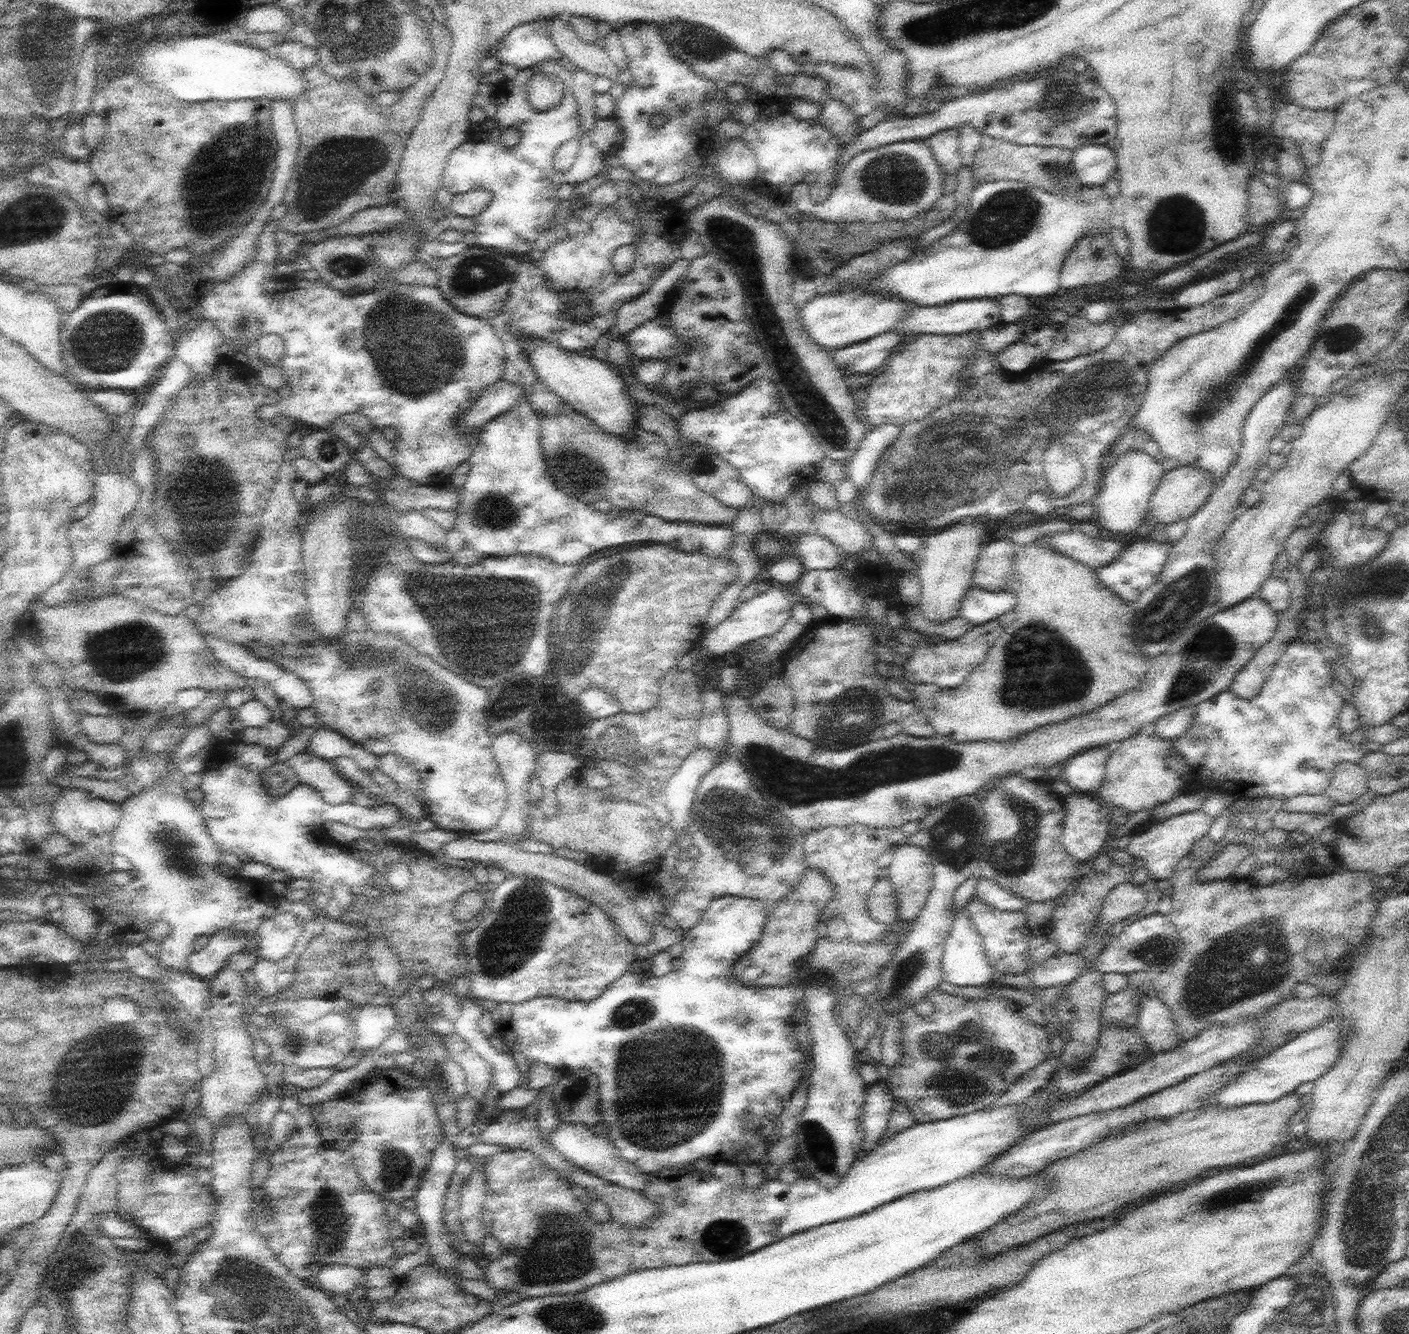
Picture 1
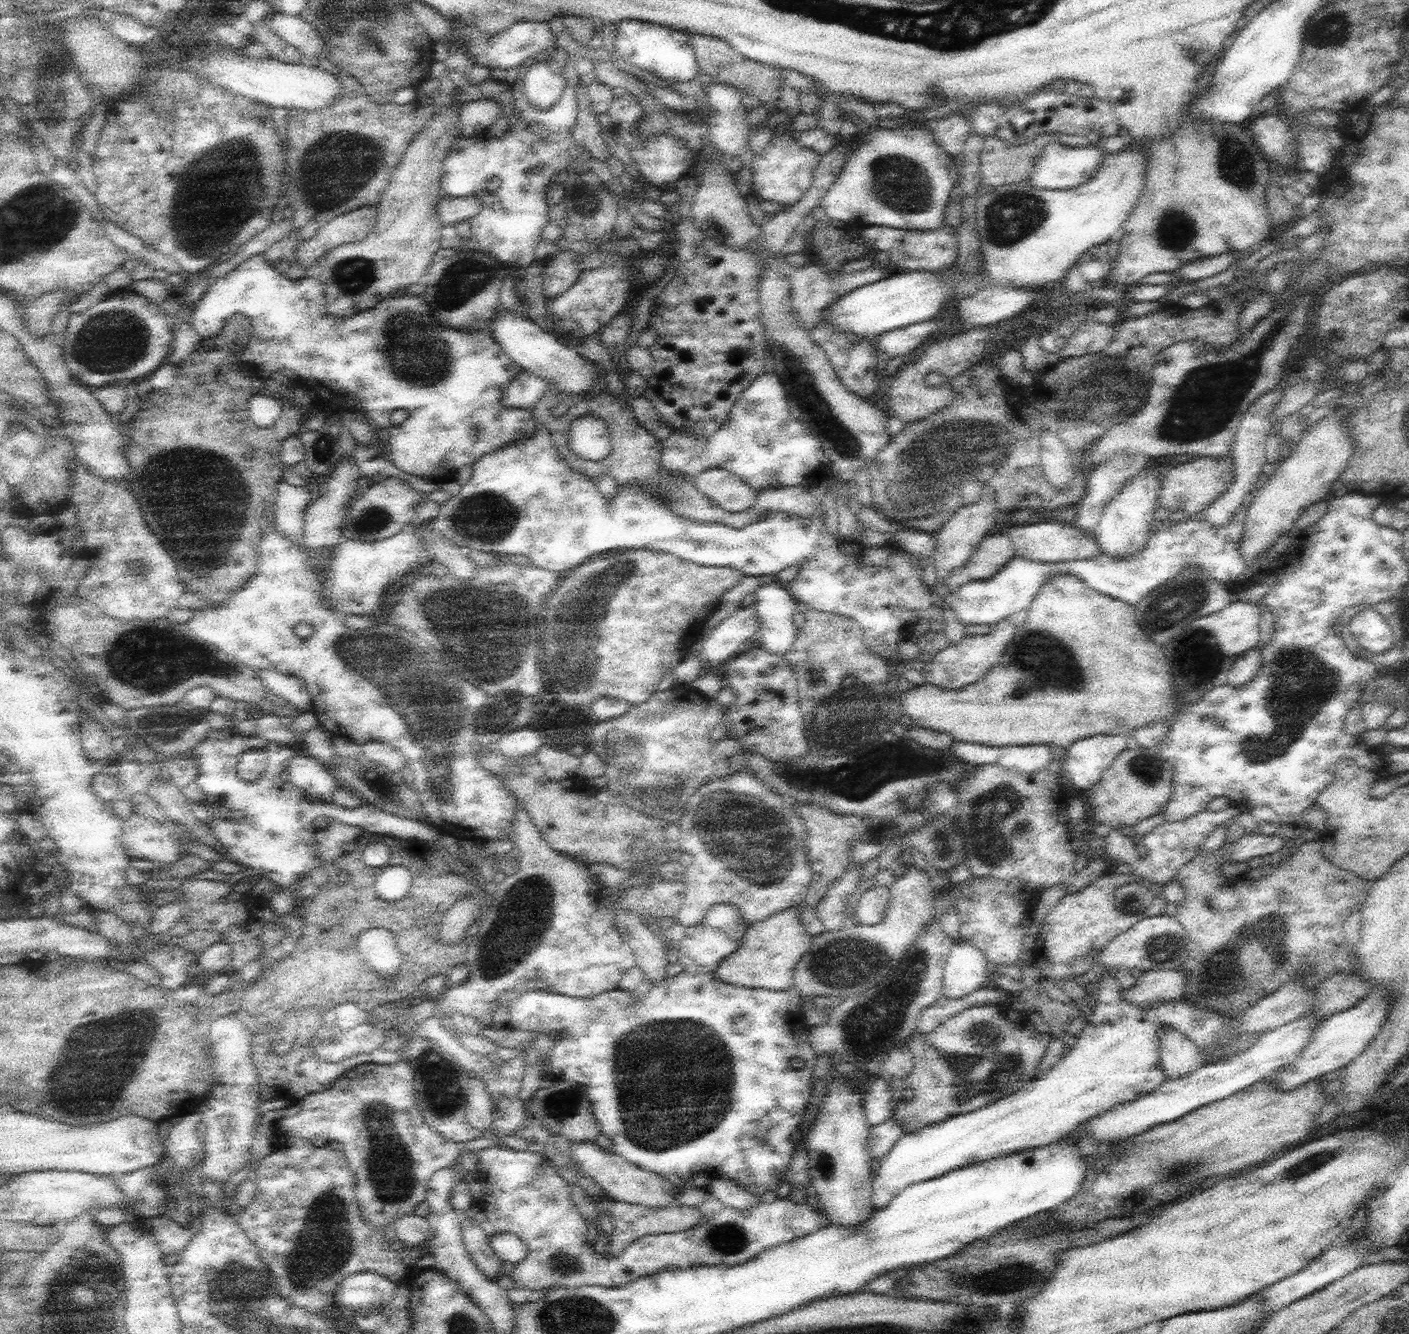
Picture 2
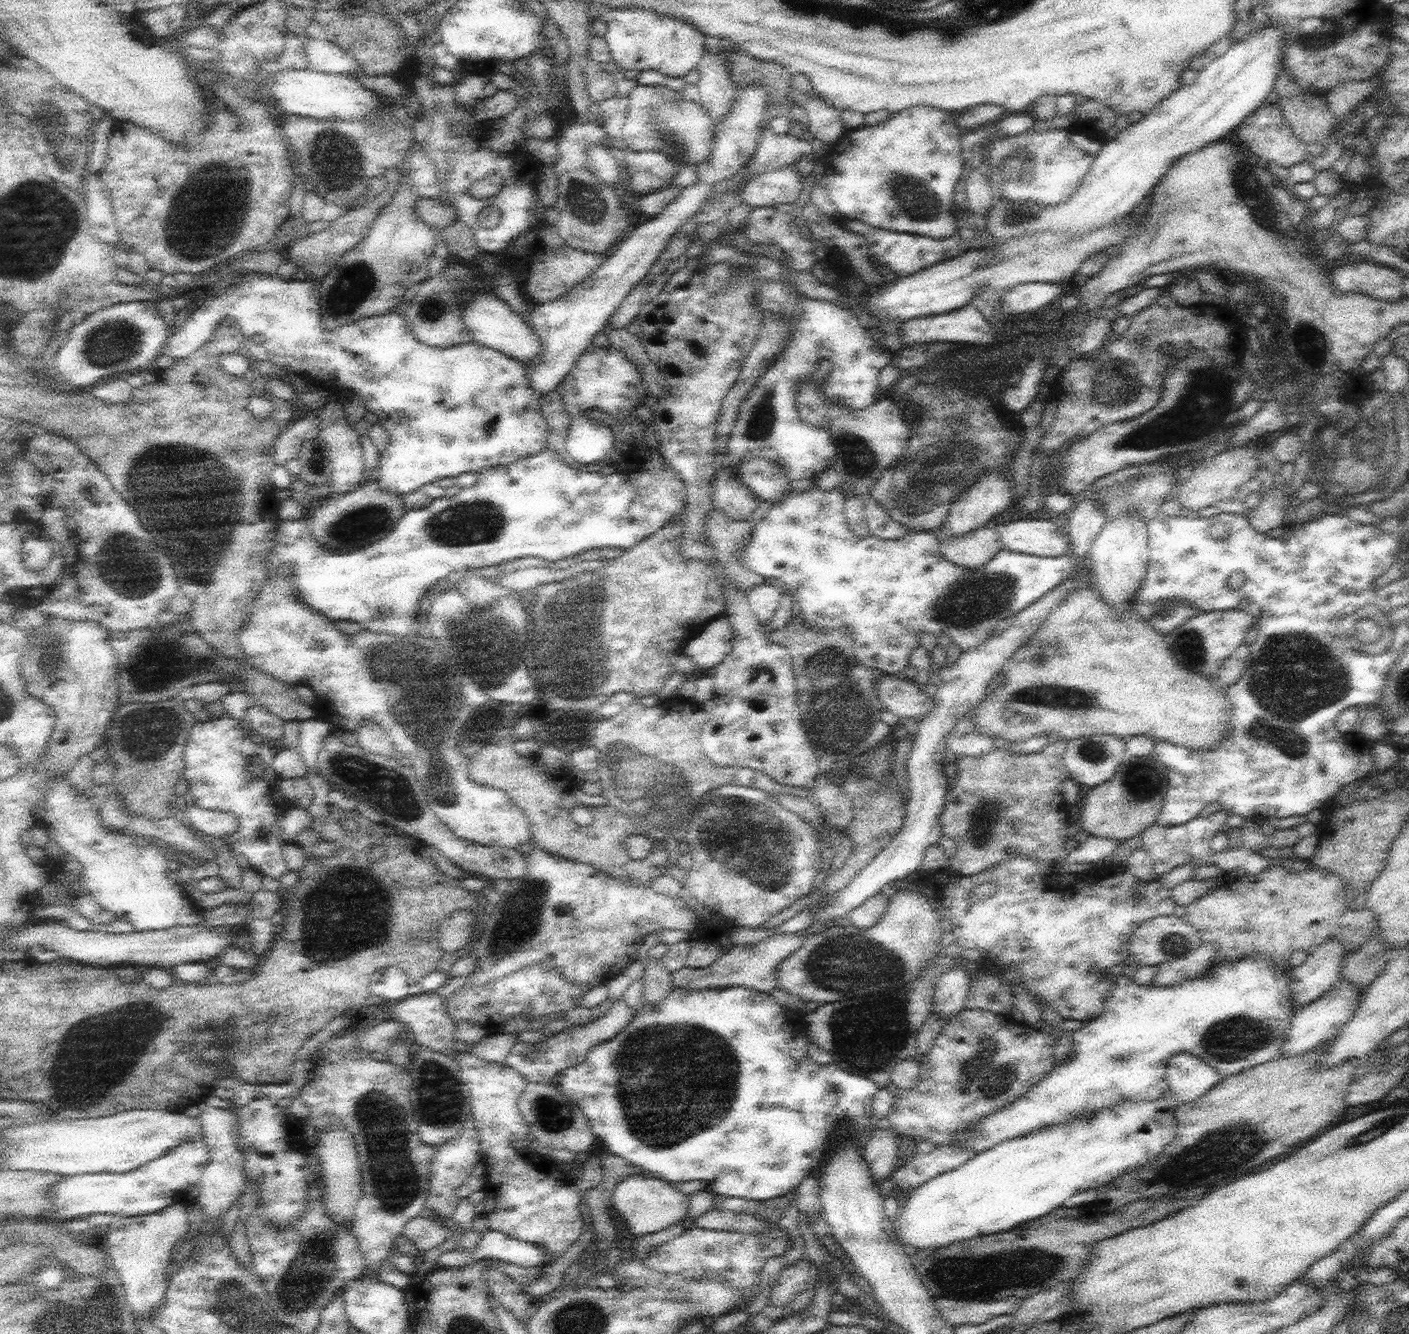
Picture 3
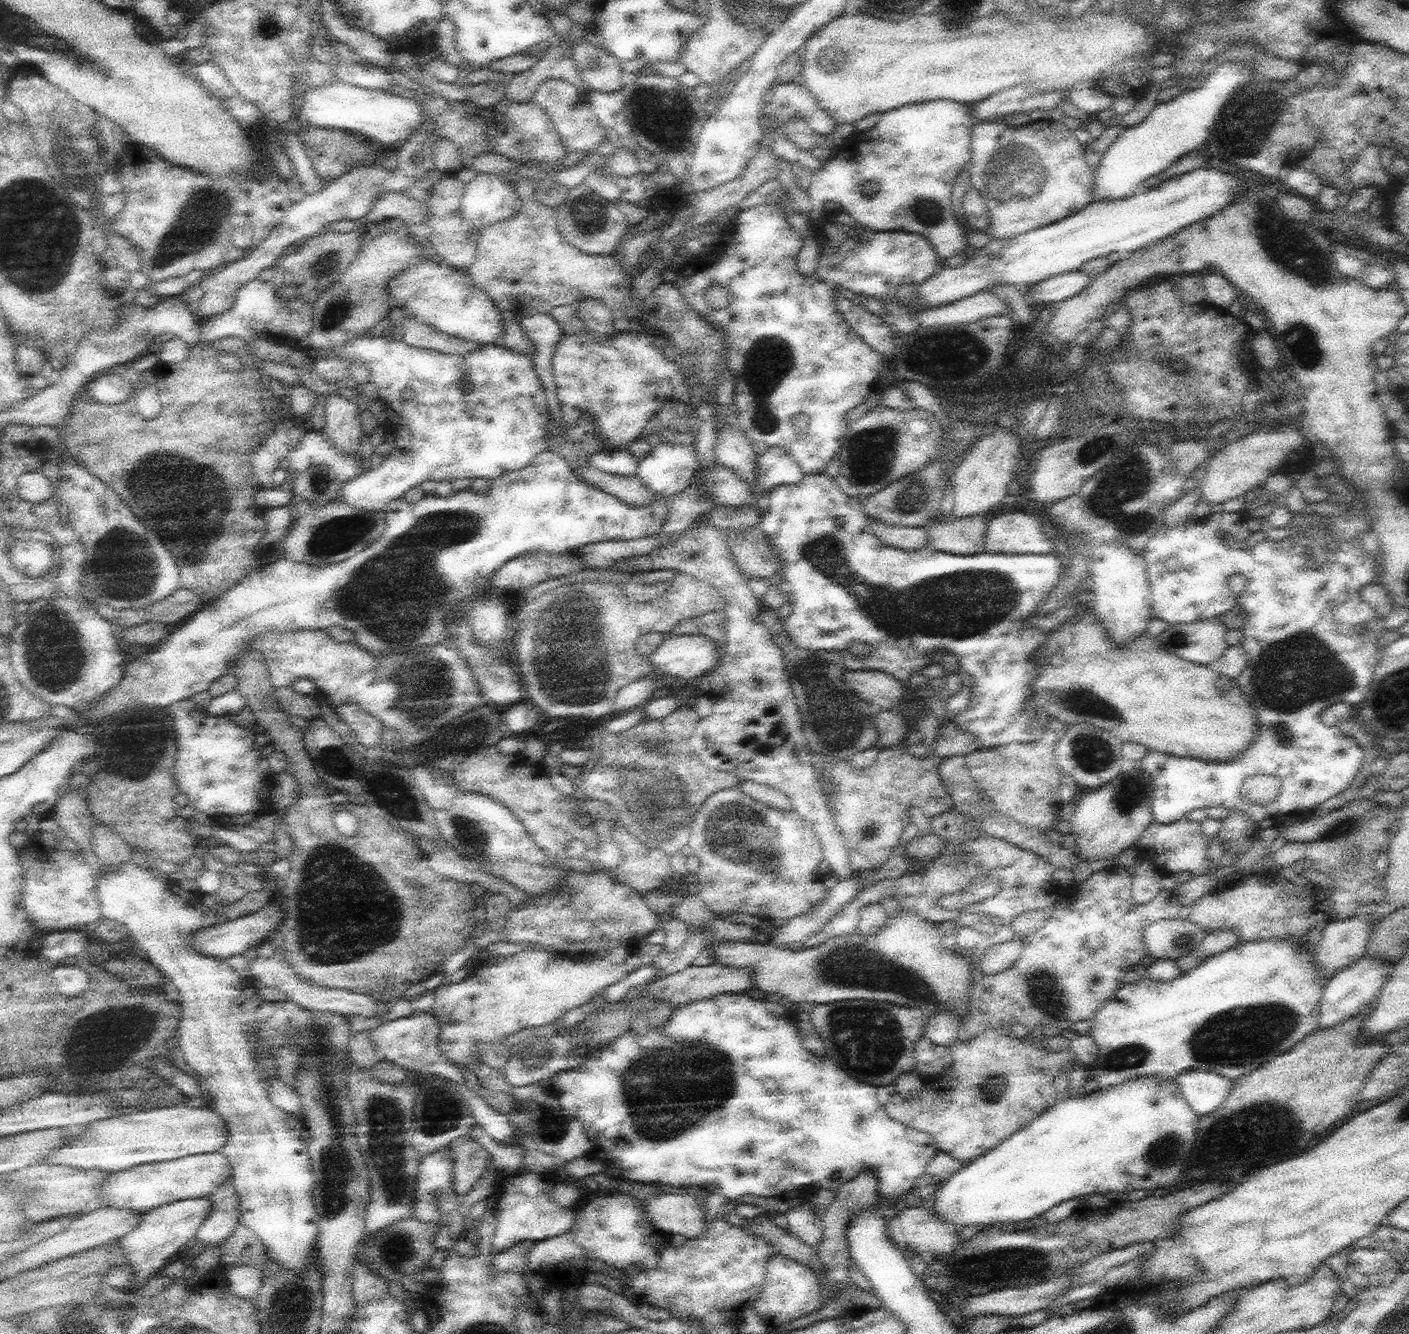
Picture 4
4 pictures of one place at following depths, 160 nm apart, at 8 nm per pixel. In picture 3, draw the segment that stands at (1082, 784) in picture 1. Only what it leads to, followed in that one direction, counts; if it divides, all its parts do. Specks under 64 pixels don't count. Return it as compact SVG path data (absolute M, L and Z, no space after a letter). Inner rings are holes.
M1113 735L1080 736L1067 744L1064 762L1069 778L1095 788L1110 780L1127 758L1127 742Z

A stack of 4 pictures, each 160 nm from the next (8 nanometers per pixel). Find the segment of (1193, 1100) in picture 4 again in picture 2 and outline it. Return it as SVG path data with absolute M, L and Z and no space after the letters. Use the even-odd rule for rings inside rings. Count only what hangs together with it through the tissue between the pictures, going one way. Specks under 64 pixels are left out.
M1171 1028L1159 1038L1159 1053L1164 1074L1169 1080L1196 1072L1205 1061L1191 1038Z

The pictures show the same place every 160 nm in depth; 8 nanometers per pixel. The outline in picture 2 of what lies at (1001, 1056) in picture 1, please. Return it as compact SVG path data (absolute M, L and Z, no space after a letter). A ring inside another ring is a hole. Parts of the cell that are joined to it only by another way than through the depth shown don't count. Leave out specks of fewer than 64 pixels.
M1014 1002L1005 1005L974 1006L948 1018L932 1032L916 1029L907 1044L913 1052L914 1069L904 1079L888 1078L893 1092L895 1109L893 1116L902 1125L904 1134L918 1132L927 1126L944 1122L950 1117L974 1112L1005 1096L1010 1096L1022 1085L1034 1079L1053 1036L1036 1030L1028 1013L1018 1012Z

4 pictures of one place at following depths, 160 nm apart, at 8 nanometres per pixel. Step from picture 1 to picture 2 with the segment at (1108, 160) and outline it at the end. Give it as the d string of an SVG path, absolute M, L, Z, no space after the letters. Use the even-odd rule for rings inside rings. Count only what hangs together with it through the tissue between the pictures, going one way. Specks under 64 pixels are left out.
M1058 140L1048 143L1039 154L1033 171L1029 176L1031 185L1042 190L1068 190L1088 182L1094 173L1101 167L1106 158L1106 152L1100 147L1088 145L1088 147L1069 147L1059 143Z

